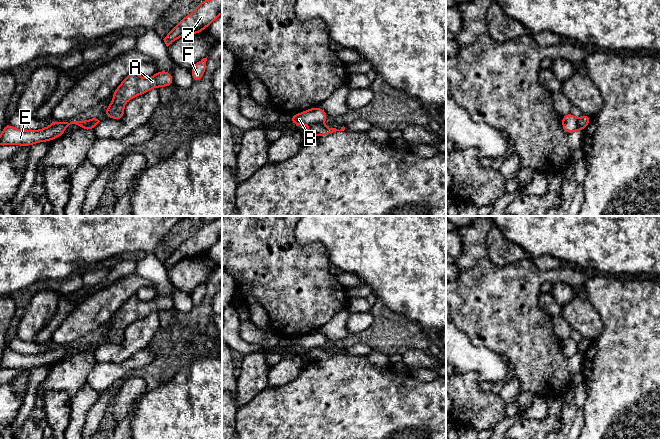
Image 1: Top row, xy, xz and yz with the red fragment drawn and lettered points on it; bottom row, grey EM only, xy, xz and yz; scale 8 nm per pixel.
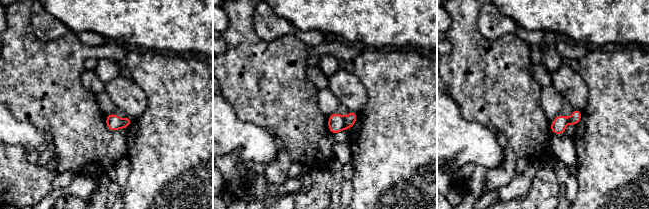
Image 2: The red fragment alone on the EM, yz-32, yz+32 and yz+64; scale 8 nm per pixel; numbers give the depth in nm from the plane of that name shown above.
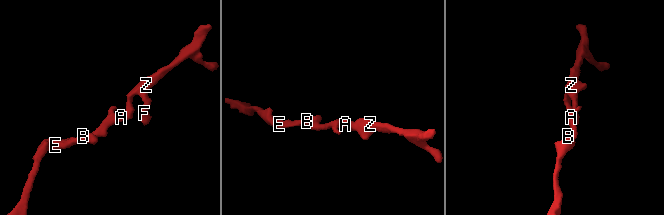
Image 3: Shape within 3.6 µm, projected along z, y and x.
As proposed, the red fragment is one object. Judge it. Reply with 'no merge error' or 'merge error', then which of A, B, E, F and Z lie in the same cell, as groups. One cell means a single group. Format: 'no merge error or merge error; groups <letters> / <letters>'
merge error; groups A F Z / B E

